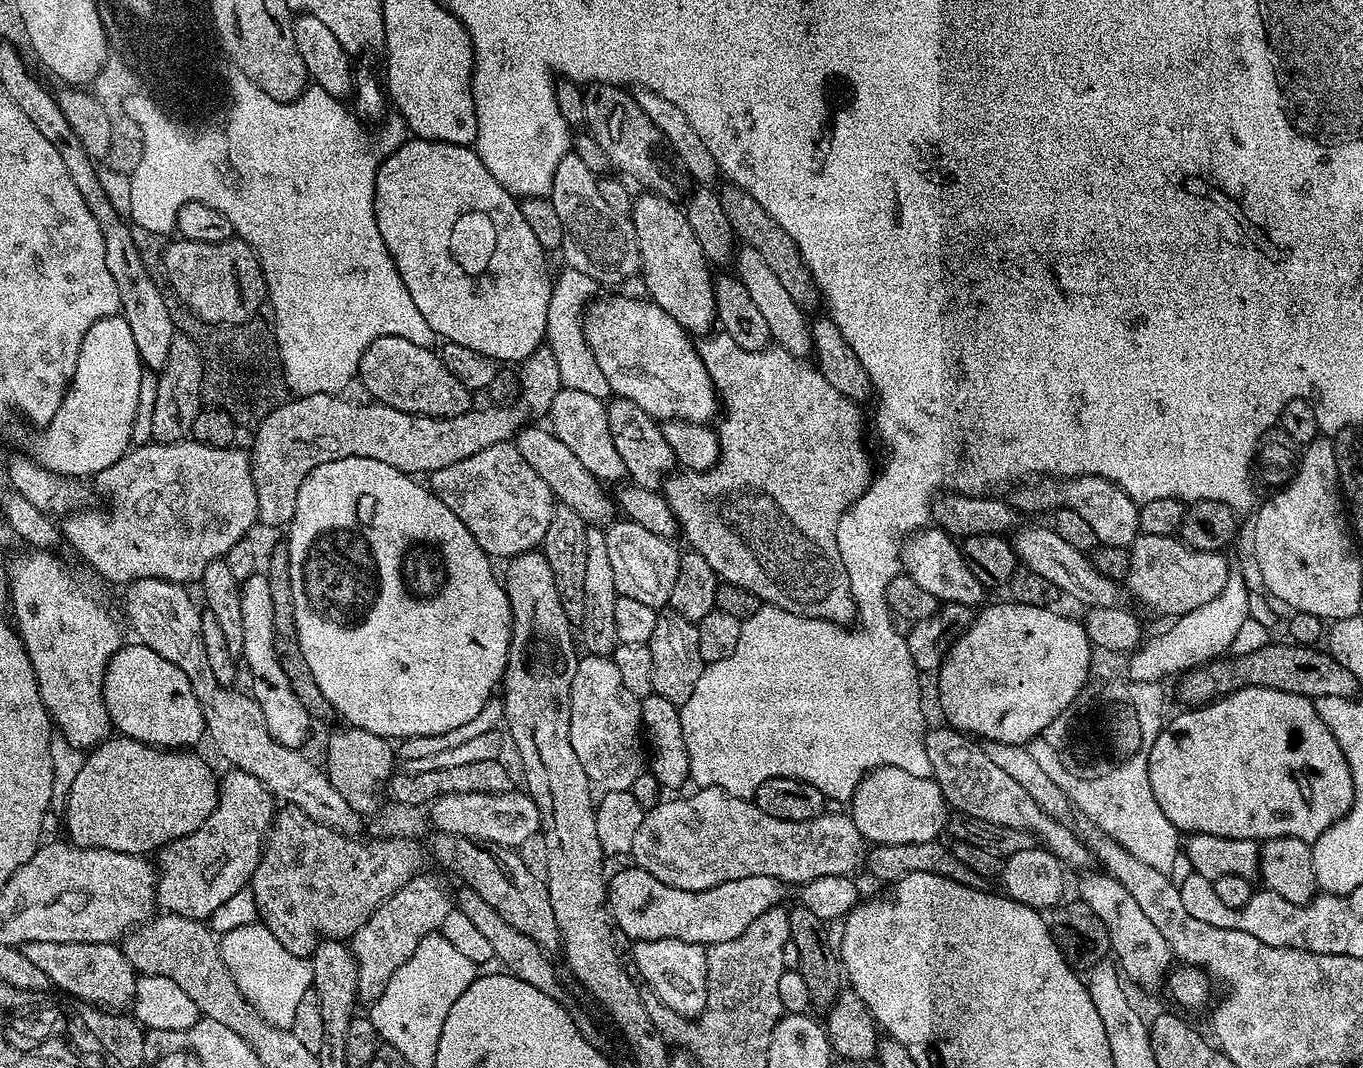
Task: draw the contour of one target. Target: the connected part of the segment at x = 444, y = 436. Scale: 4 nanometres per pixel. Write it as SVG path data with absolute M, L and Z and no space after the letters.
M541 346L538 350L534 350L534 354L530 354L526 359L519 361L518 371L522 381L522 391L519 400L514 406L487 406L479 412L473 410L464 412L460 416L419 416L418 414L409 414L402 410L394 410L385 404L377 404L375 402L367 402L368 404L355 404L354 401L348 400L344 396L332 397L330 394L314 394L313 396L297 395L296 400L289 399L287 402L280 404L275 410L275 416L272 416L268 423L264 424L263 431L260 432L259 444L256 444L256 461L252 465L252 477L254 478L254 490L258 494L258 514L260 515L259 523L266 526L274 526L283 529L294 518L294 506L298 506L298 490L302 490L302 482L306 478L306 474L310 474L310 470L314 470L318 466L322 466L322 462L334 462L338 458L378 458L378 462L386 462L386 466L394 466L398 470L409 474L420 474L416 472L425 472L431 474L442 470L442 466L454 466L454 462L462 462L462 458L470 458L474 454L478 454L478 450L486 450L495 444L509 443L515 437L521 428L529 423L531 416L547 417L550 406L554 402L554 394L558 394L562 387L562 374L558 374L558 361L554 358L554 354L547 346Z

